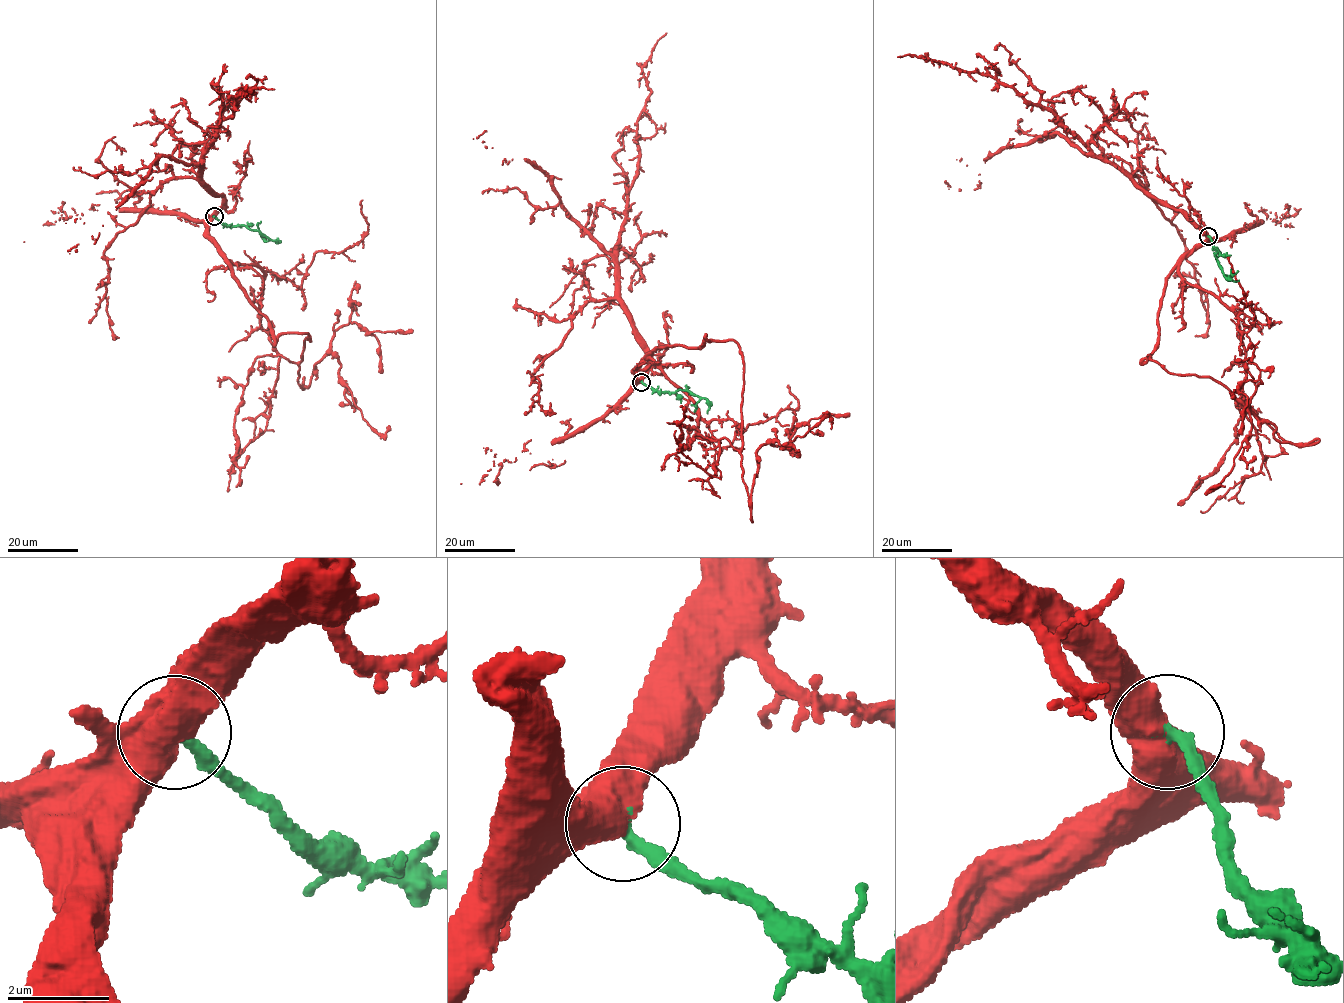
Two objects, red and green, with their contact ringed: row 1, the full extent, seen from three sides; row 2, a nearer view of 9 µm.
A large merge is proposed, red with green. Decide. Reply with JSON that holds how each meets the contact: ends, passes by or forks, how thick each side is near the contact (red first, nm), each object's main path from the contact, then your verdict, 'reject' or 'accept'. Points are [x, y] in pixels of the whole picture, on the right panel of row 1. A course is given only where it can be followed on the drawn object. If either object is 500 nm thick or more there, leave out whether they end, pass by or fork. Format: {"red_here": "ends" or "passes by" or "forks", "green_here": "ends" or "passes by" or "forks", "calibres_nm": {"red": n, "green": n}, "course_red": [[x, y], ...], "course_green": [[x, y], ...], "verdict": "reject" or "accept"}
{"calibres_nm": {"red": 550, "green": 260}, "course_red": [[1208, 236], [1178, 272], [1234, 312], [1240, 399], [1294, 444], [1248, 406], [1251, 432], [1209, 490], [1225, 487]], "course_green": [[1208, 236], [1218, 251], [1216, 259], [1227, 278], [1239, 280]], "verdict": "accept"}

